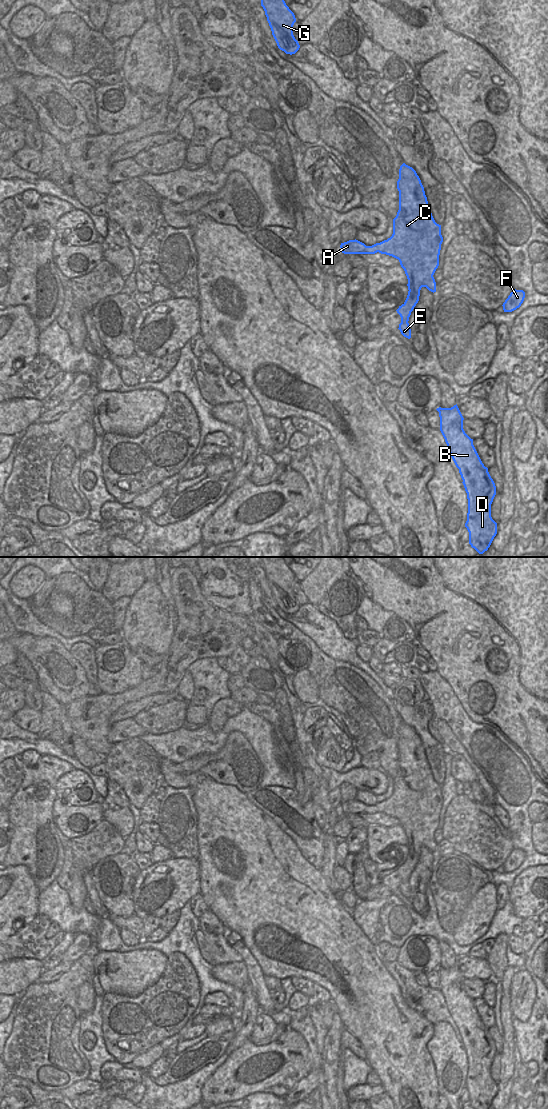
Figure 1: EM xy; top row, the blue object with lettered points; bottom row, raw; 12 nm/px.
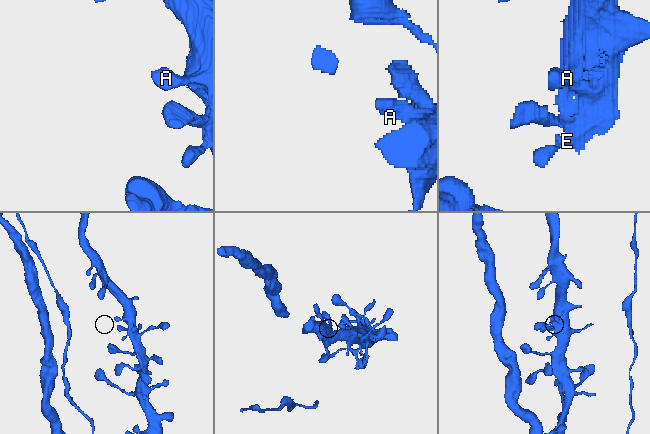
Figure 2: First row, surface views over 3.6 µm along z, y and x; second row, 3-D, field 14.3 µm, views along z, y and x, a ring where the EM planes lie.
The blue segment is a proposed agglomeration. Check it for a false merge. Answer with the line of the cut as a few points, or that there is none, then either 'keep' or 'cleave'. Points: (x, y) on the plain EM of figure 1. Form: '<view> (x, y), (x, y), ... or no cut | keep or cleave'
no cut | keep

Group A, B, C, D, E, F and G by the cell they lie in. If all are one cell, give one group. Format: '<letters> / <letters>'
A B C D E F G

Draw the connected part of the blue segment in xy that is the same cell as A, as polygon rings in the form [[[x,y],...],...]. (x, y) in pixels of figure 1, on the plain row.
[[[403,723],[397,741],[399,770],[393,779],[393,794],[387,800],[366,806],[358,800],[341,803],[344,814],[375,814],[377,812],[399,820],[408,839],[408,855],[396,870],[401,877],[399,890],[410,899],[409,877],[419,861],[420,850],[426,847],[436,852],[433,837],[439,826],[443,797],[441,785],[432,776],[424,747],[416,731]]]

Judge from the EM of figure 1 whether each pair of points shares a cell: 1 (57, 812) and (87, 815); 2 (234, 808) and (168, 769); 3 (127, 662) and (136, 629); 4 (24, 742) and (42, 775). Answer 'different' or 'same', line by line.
1: same
2: different
3: different
4: different

